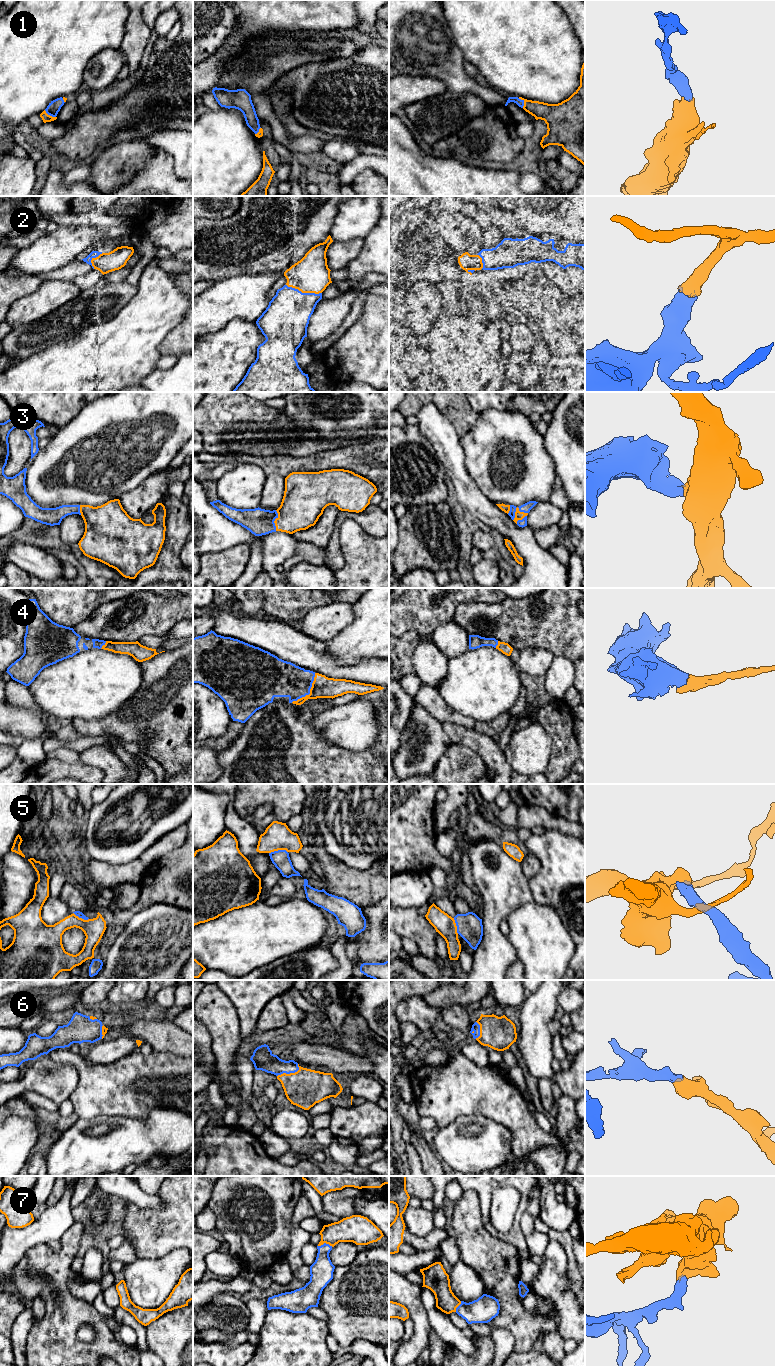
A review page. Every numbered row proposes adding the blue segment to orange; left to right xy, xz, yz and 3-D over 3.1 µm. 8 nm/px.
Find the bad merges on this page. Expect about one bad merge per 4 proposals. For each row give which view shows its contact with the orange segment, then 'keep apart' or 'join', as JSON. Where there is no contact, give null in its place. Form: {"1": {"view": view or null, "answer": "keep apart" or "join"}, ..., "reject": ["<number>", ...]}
{"1": {"view": "yz", "answer": "join"}, "2": {"view": "xz", "answer": "join"}, "3": {"view": "yz", "answer": "join"}, "4": {"view": "xz", "answer": "join"}, "5": {"view": "xz", "answer": "keep apart"}, "6": {"view": "xz", "answer": "join"}, "7": {"view": "xz", "answer": "join"}, "reject": ["5"]}

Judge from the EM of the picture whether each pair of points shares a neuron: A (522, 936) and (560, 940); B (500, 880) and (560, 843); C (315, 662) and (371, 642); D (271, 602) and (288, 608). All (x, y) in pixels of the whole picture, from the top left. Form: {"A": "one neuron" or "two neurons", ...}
{"A": "one neuron", "B": "two neurons", "C": "two neurons", "D": "one neuron"}

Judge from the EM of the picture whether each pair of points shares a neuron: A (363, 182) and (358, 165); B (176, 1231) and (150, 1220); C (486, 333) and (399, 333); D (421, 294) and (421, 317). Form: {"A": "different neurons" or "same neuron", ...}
{"A": "different neurons", "B": "same neuron", "C": "same neuron", "D": "same neuron"}

